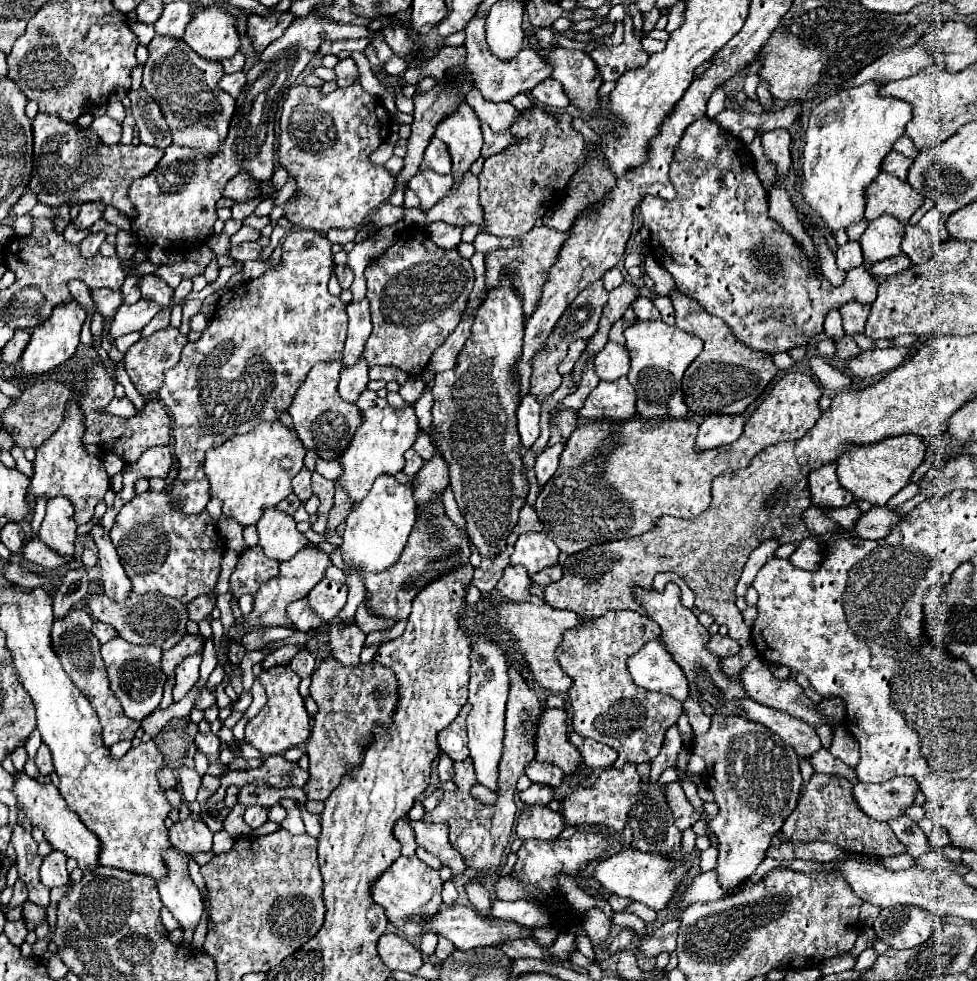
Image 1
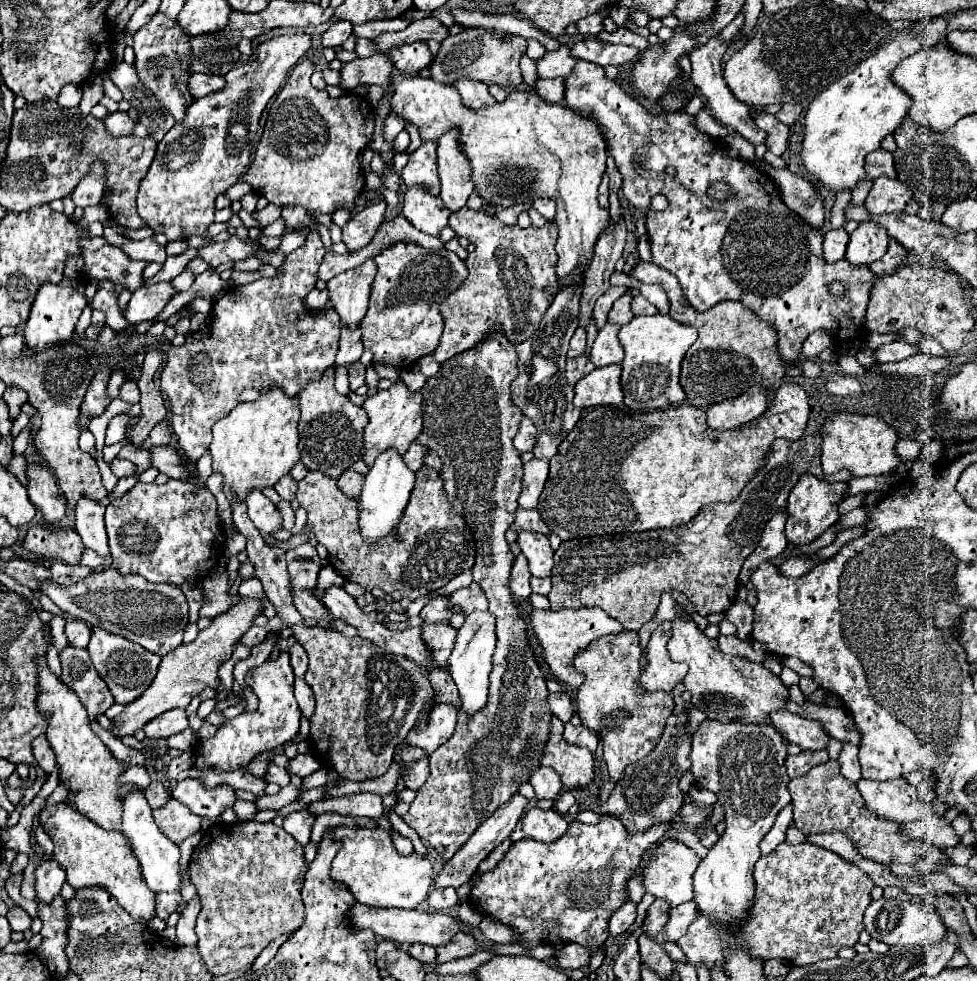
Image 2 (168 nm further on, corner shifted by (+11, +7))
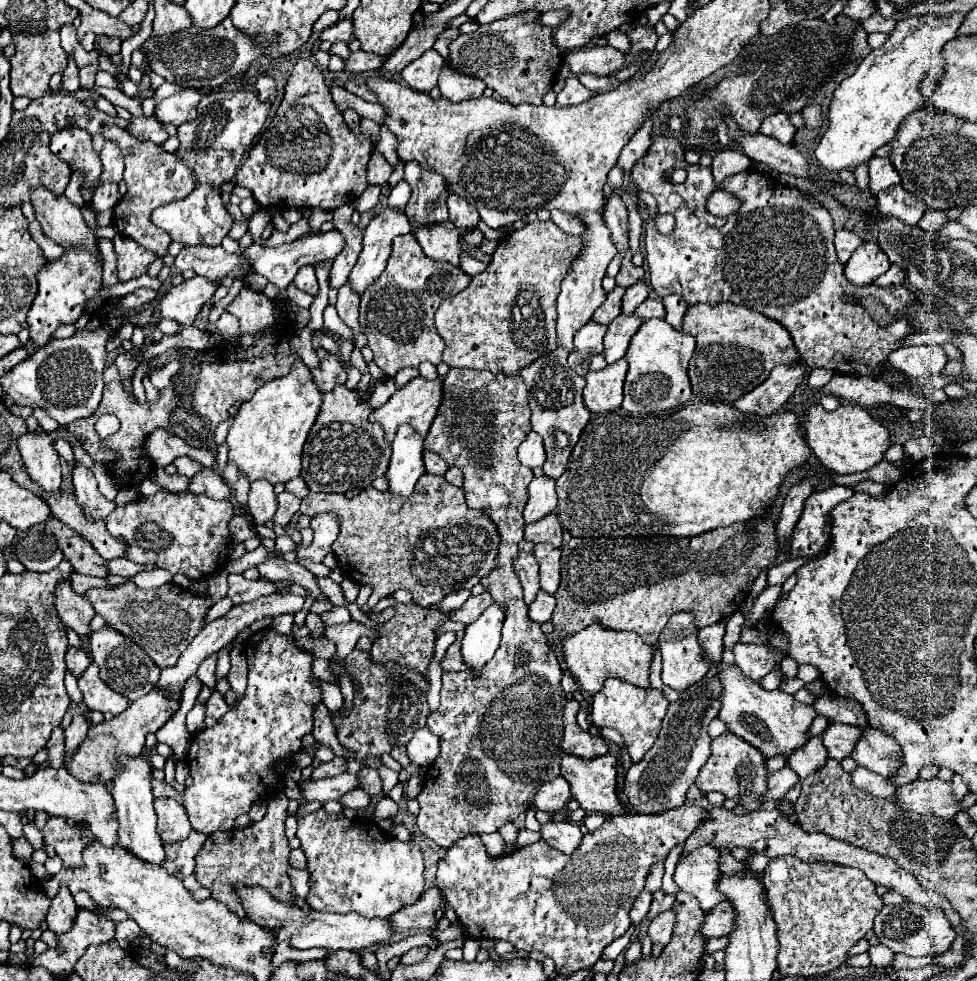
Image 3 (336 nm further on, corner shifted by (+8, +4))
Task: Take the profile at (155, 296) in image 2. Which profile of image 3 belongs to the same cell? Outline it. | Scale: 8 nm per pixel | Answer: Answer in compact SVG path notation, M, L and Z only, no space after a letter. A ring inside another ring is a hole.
M192 277L192 279L186 279L178 287L170 287L158 303L160 317L176 319L182 327L192 325L198 311L210 301L210 297L218 289L218 285L220 285L220 281Z

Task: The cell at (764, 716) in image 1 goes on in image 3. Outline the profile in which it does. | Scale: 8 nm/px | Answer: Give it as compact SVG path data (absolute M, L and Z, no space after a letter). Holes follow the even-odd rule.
M828 723L828 727L822 733L822 741L824 747L828 749L828 757L838 761L852 753L858 739L860 739L860 729L844 723Z

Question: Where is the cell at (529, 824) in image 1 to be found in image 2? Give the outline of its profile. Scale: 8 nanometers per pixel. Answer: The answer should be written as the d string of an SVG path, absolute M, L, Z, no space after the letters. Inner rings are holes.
M531 808L523 818L523 832L539 842L555 842L565 836L569 828L569 820L555 810Z

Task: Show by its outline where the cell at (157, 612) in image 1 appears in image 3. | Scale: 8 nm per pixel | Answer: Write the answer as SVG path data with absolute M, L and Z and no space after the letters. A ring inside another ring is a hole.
M220 569L220 573L208 579L208 595L210 595L208 599L194 595L188 589L182 591L174 583L146 591L136 587L132 581L126 581L114 587L94 587L94 589L88 589L84 595L92 601L92 607L96 609L96 613L106 619L108 627L136 641L152 657L152 661L160 669L164 669L164 667L176 665L180 653L192 643L196 633L204 627L204 617L210 605L214 605L226 595L228 591L226 577L228 577L228 571Z

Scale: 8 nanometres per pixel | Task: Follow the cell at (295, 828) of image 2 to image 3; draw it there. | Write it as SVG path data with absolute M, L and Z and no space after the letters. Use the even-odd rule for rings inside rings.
M318 809L314 813L298 817L296 837L302 843L302 849L308 859L308 871L314 879L314 887L310 889L306 901L316 911L332 911L332 913L360 913L362 917L384 917L388 919L392 913L400 911L418 901L424 893L424 859L422 851L416 843L402 843L390 833L380 831L374 823L350 821L342 813L326 813Z

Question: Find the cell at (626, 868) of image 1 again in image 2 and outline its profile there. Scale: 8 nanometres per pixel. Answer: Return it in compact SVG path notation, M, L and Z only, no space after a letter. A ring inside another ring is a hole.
M663 840L653 852L651 852L651 858L645 866L645 870L641 868L641 872L645 874L645 880L643 880L643 886L645 886L645 892L651 892L655 894L657 898L665 898L669 904L673 906L679 906L683 902L689 902L693 900L693 886L691 886L691 878L693 878L693 872L697 870L701 858L691 850L687 848L683 842L675 842L675 840Z

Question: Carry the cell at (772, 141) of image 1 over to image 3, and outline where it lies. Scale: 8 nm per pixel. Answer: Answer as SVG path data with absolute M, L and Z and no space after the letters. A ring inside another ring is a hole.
M776 113L776 115L770 115L770 117L766 117L766 119L762 121L760 133L778 139L778 141L784 143L784 145L792 145L796 127L790 125L788 113Z

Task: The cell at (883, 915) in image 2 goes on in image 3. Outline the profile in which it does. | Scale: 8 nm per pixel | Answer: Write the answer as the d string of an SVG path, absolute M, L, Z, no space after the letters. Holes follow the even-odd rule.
M916 903L884 905L874 919L874 933L880 943L892 949L894 953L906 953L912 957L942 955L950 949L952 941L956 939L956 931L952 929L950 921L944 917L940 907L920 907Z

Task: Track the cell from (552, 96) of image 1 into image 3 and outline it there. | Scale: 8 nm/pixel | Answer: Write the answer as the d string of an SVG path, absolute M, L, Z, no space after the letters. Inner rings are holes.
M568 77L566 79L566 85L562 87L562 91L558 93L558 97L556 97L556 103L558 105L578 105L578 103L582 103L582 101L586 101L586 99L590 99L594 95L594 91L588 91L576 77Z

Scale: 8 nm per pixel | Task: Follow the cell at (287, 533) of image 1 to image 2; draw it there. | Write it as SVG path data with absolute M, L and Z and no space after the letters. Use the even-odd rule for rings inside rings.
M251 490L245 502L249 506L249 518L253 520L253 524L257 526L261 534L271 534L271 532L281 530L279 510L275 508L275 504L269 498L263 496L263 492Z

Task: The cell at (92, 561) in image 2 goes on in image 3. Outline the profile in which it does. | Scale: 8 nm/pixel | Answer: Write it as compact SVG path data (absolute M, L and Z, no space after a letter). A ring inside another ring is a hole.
M116 559L116 561L106 561L106 567L110 573L120 575L120 577L134 577L136 573L144 571L144 569L154 569L154 565L136 565L128 559Z

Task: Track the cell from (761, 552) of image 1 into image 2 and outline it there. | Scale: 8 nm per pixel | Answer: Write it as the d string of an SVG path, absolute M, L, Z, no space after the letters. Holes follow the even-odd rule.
M779 510L773 514L773 518L767 522L759 546L753 550L753 554L745 560L745 566L741 570L741 584L747 584L751 574L757 570L757 566L765 560L771 560L779 556L787 548L787 536L785 536L785 522L787 522L787 510Z

